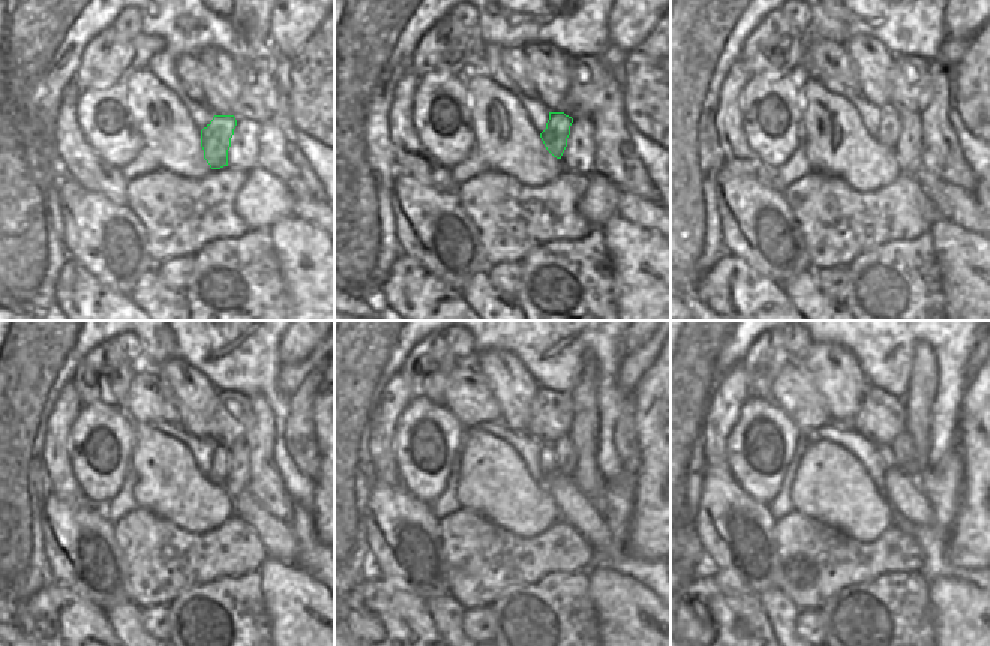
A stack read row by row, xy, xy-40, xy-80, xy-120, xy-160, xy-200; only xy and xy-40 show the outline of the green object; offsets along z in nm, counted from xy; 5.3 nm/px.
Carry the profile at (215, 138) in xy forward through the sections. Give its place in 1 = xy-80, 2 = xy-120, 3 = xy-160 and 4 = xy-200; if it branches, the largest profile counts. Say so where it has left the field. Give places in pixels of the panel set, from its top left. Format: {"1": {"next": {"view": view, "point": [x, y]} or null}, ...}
{"1": {"next": {"view": "xy-80", "point": [888, 134]}}, "2": {"next": {"view": "xy-120", "point": [218, 472]}}, "3": {"next": {"view": "xy-160", "point": [548, 463]}}, "4": {"next": {"view": "xy-200", "point": [884, 451]}}}

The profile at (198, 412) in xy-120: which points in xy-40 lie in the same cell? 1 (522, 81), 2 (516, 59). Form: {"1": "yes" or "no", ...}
{"1": "no", "2": "no"}

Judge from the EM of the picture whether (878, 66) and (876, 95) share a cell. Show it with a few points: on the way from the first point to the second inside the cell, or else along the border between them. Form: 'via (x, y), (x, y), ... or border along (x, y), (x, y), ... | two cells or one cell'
via (876, 74), (876, 87) | one cell

